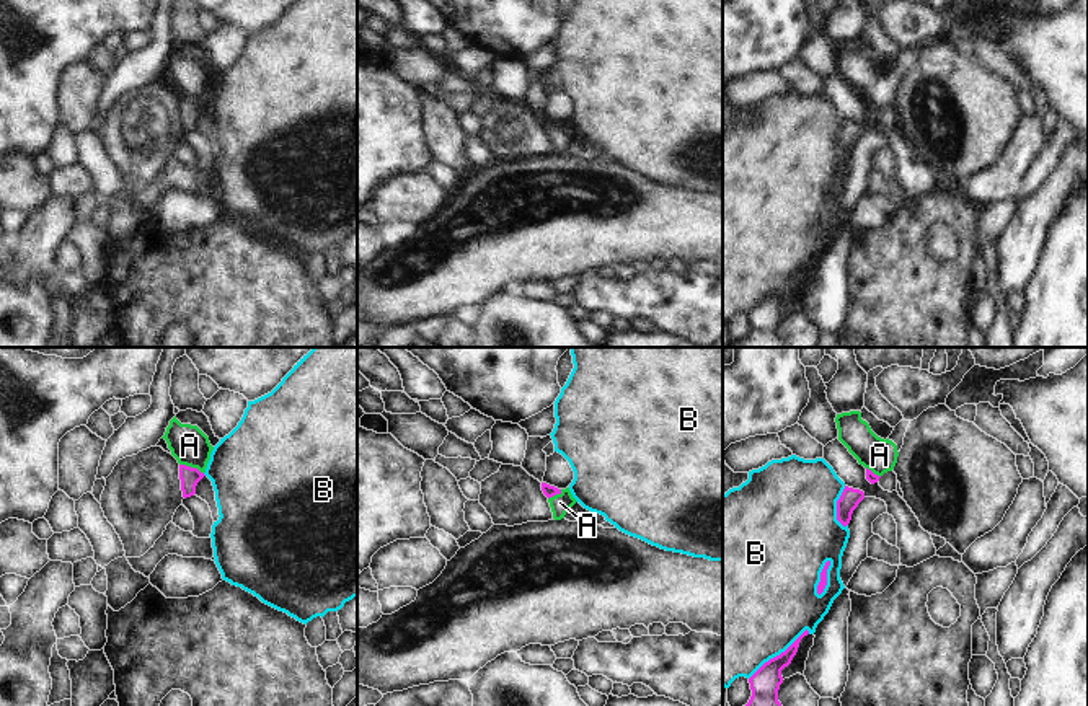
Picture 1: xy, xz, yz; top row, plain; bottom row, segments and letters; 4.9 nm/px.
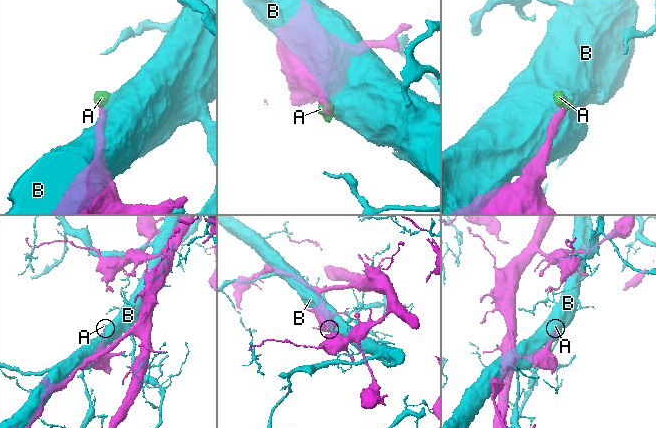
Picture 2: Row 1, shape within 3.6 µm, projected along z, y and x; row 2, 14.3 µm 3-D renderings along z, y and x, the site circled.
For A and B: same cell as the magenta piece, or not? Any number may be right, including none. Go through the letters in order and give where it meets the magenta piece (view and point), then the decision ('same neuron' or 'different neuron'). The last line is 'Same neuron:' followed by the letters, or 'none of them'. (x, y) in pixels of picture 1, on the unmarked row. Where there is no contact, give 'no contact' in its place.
A: contact xy (190, 101); same neuron
B: contact yz (826, 212); different neuron
Same neuron: A

